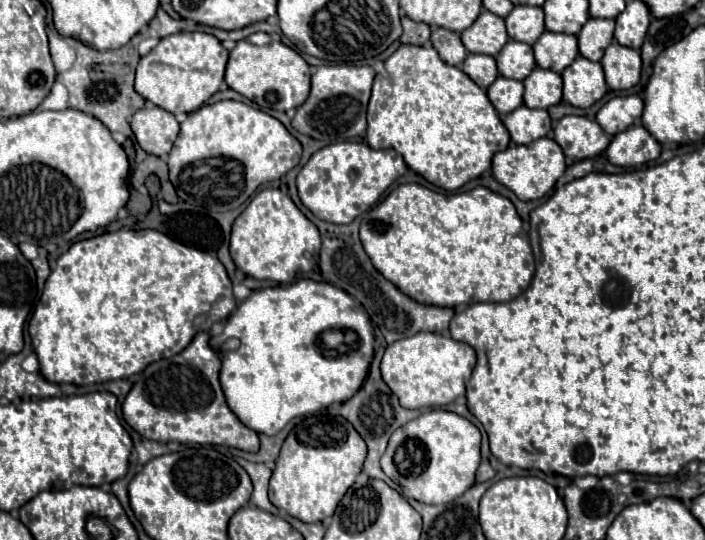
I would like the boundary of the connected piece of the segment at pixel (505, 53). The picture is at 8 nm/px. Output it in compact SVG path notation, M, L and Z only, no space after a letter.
M516 40L506 42L506 46L496 56L496 62L498 62L498 72L504 78L514 78L514 80L524 80L536 68L532 46Z

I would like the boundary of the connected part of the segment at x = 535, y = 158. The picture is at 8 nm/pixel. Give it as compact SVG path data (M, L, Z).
M540 138L526 146L510 146L504 152L496 152L492 160L492 174L494 178L508 186L520 200L538 200L548 194L556 180L566 170L566 156L560 150L558 142L552 138Z

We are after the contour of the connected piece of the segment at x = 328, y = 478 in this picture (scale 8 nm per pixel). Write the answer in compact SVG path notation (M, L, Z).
M310 416L296 424L282 444L270 478L270 502L302 522L320 522L332 516L340 498L362 472L368 446L356 428L342 416Z

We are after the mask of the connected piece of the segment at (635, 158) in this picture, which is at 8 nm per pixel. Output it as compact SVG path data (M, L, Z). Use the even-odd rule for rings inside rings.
M640 124L616 134L606 150L606 156L616 166L638 166L660 156L660 144Z

